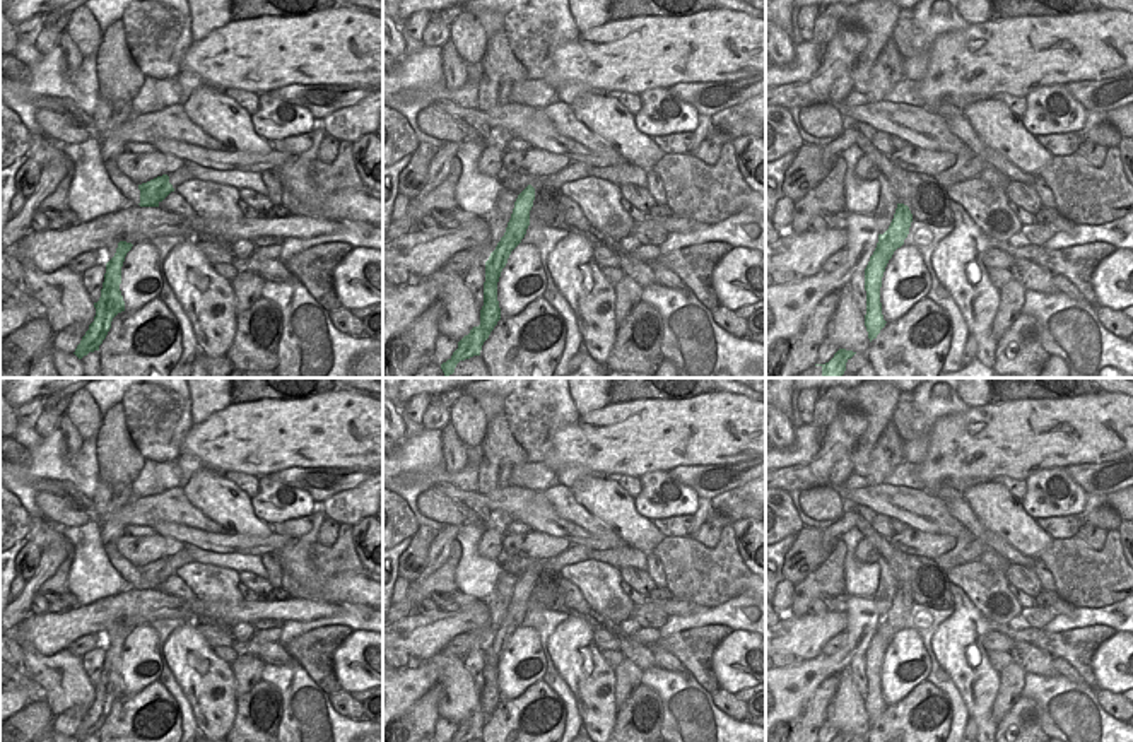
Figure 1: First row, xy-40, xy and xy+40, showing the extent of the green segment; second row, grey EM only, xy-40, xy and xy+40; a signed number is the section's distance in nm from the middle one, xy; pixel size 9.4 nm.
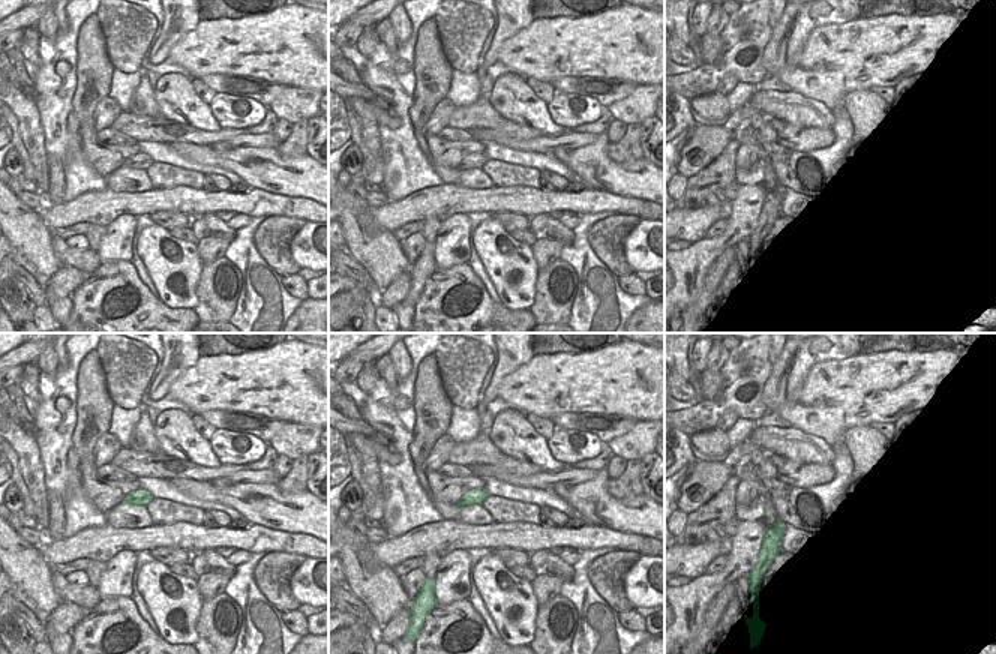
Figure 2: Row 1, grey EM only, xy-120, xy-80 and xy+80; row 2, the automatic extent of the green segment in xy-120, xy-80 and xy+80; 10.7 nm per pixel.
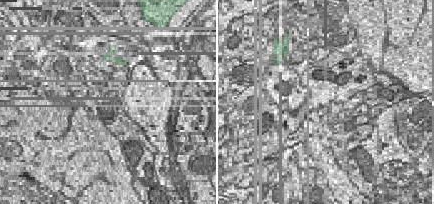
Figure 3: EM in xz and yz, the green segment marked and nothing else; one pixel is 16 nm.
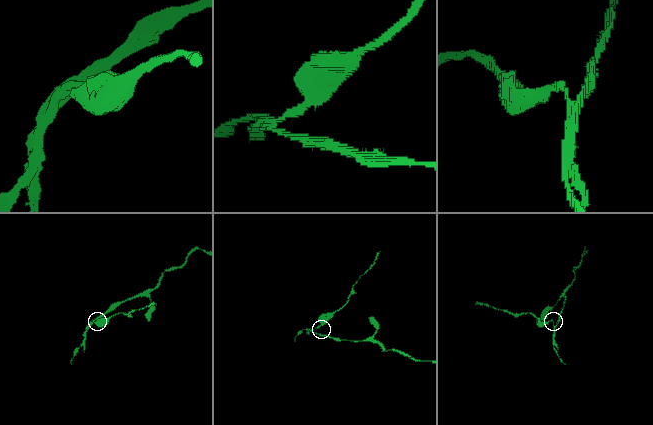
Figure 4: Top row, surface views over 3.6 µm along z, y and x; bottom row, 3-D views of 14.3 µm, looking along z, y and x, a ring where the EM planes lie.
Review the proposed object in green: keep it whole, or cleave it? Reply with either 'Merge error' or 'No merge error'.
Merge error.

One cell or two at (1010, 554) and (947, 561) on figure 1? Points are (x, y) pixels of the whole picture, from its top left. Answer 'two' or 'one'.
two

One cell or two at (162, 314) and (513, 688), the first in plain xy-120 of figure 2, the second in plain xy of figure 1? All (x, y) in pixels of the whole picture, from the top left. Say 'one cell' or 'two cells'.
two cells

